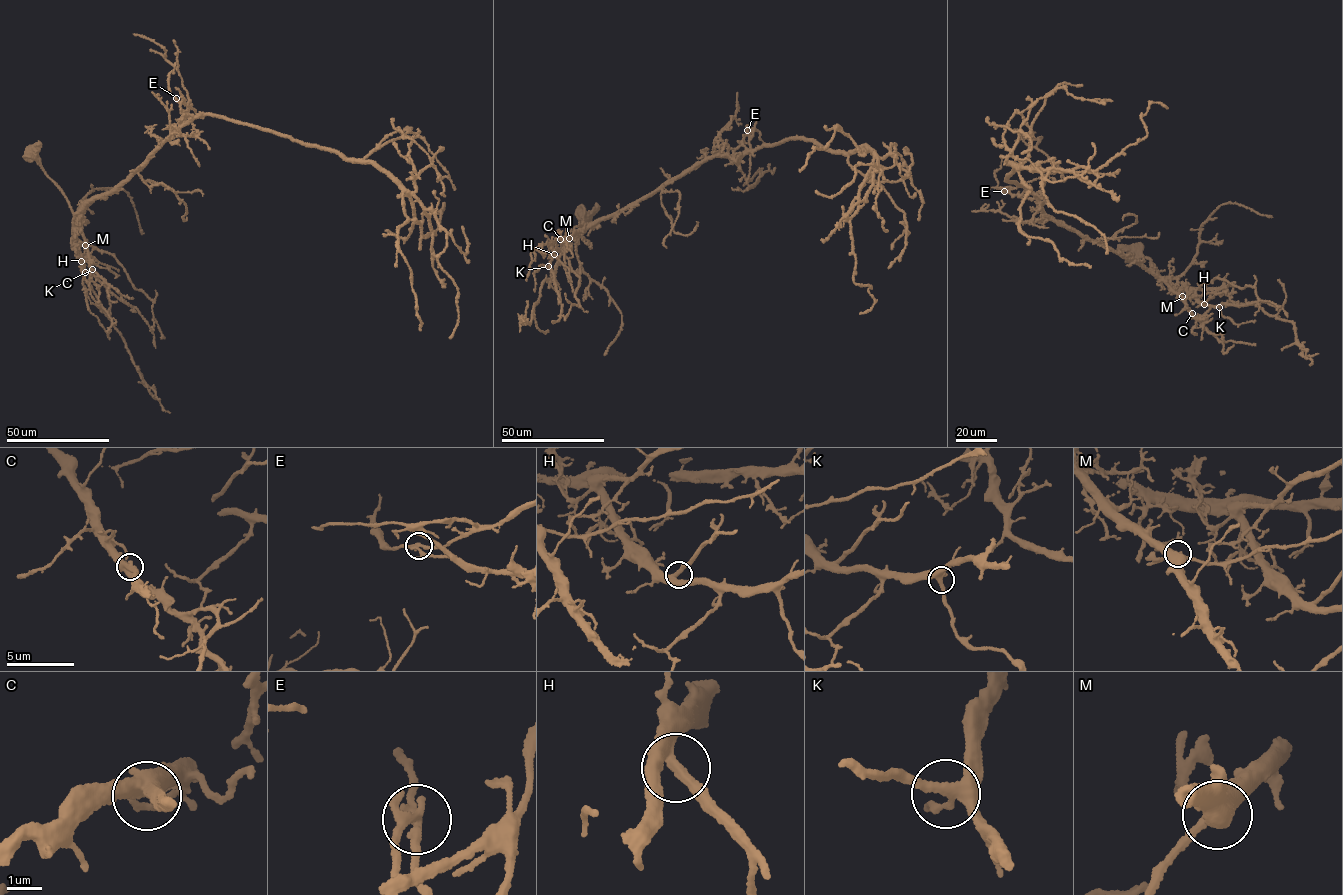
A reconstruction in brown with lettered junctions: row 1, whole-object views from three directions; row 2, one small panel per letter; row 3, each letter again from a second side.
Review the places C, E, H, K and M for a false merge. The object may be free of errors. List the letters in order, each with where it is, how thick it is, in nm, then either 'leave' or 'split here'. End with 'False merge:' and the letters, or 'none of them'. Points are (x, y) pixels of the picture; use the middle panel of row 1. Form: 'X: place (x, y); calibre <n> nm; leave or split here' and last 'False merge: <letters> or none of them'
C: place (560, 239); calibre 400 nm; leave
E: place (747, 130); calibre 260 nm; split here
H: place (554, 254); calibre 320 nm; leave
K: place (548, 266); calibre 300 nm; leave
M: place (569, 238); calibre 320 nm; leave
False merge: E

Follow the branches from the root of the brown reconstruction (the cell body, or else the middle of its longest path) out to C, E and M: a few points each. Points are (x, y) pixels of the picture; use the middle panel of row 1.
C: (583, 219), (586, 218), (581, 227), (584, 227), (579, 232), (560, 239)
E: (583, 219), (586, 218), (581, 227), (584, 227), (625, 209), (707, 159), (732, 157), (747, 130)
M: (583, 219), (586, 218), (581, 227), (584, 227), (569, 238)

